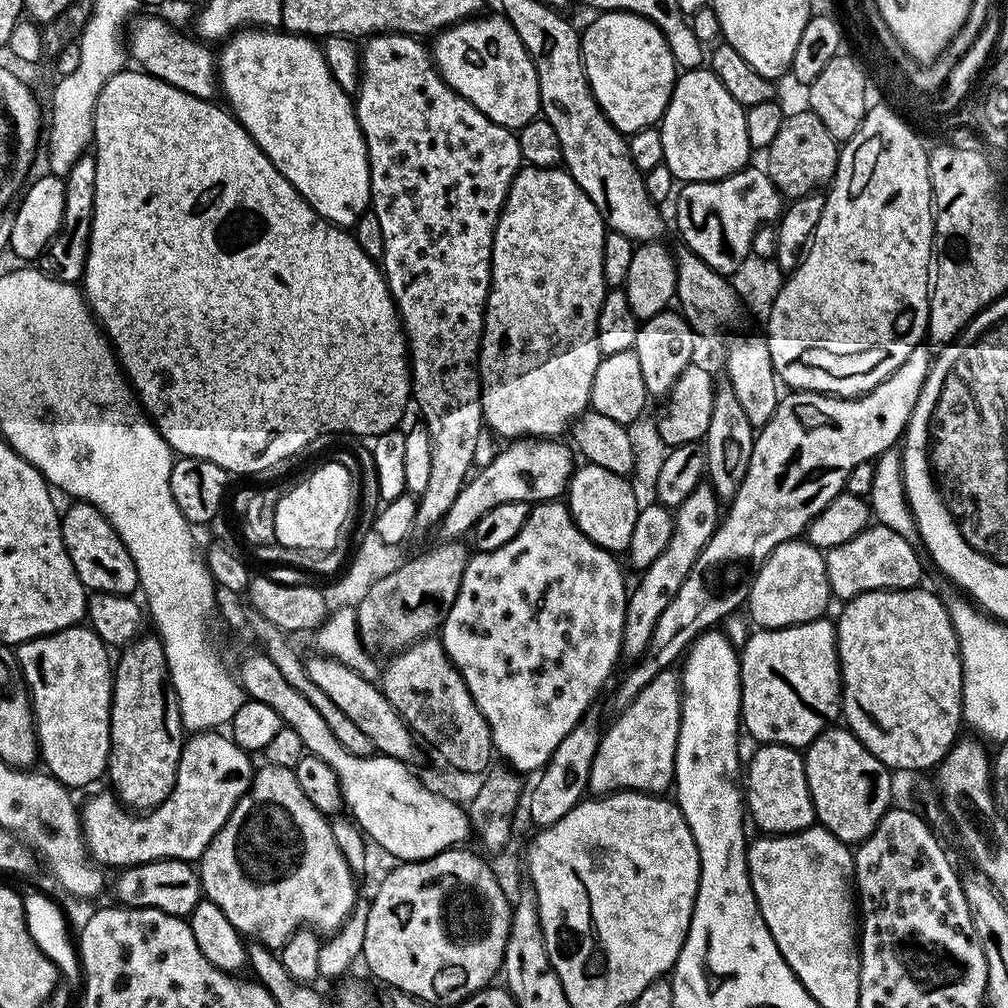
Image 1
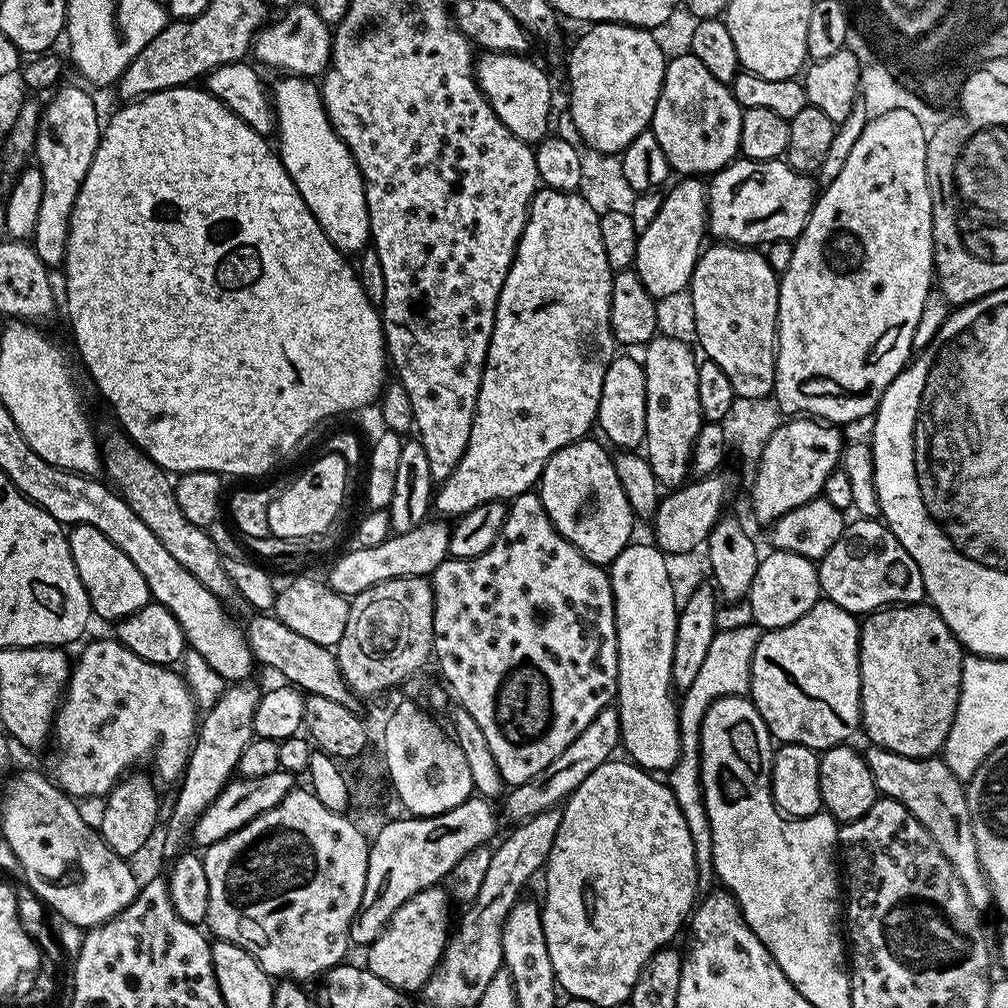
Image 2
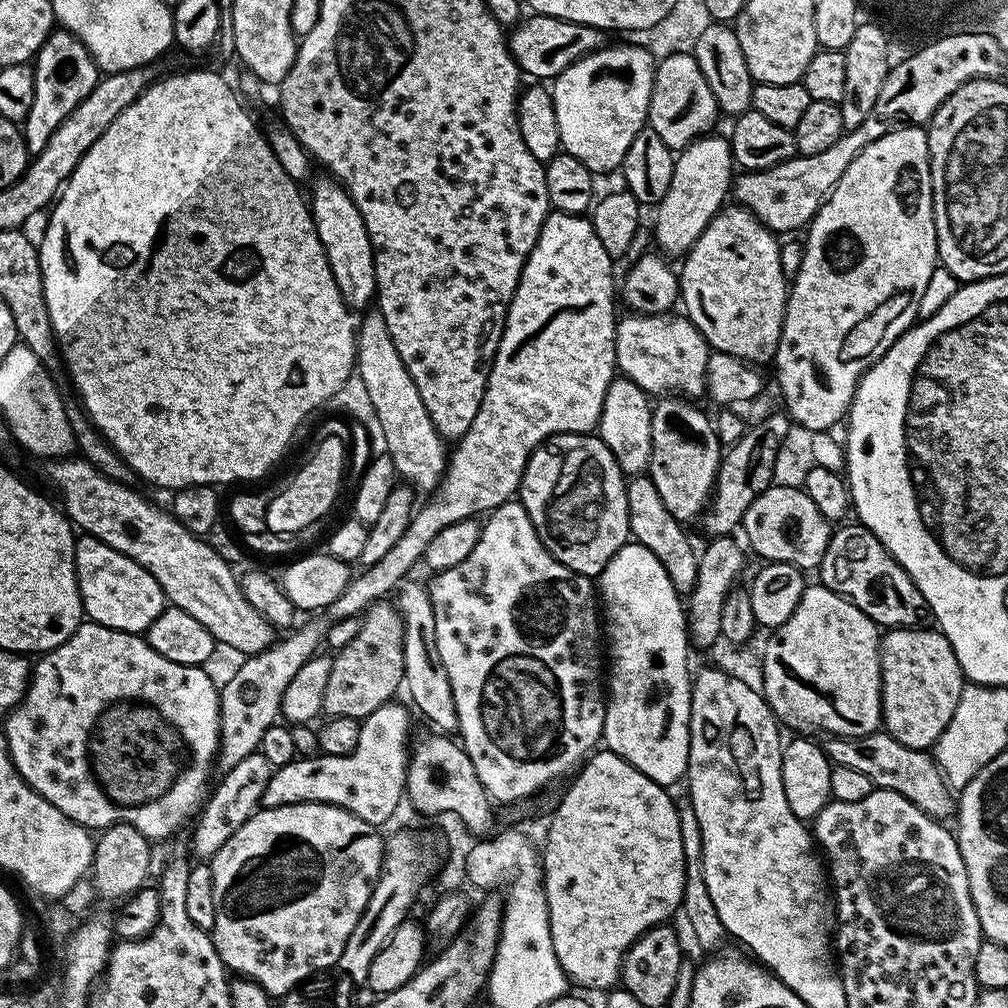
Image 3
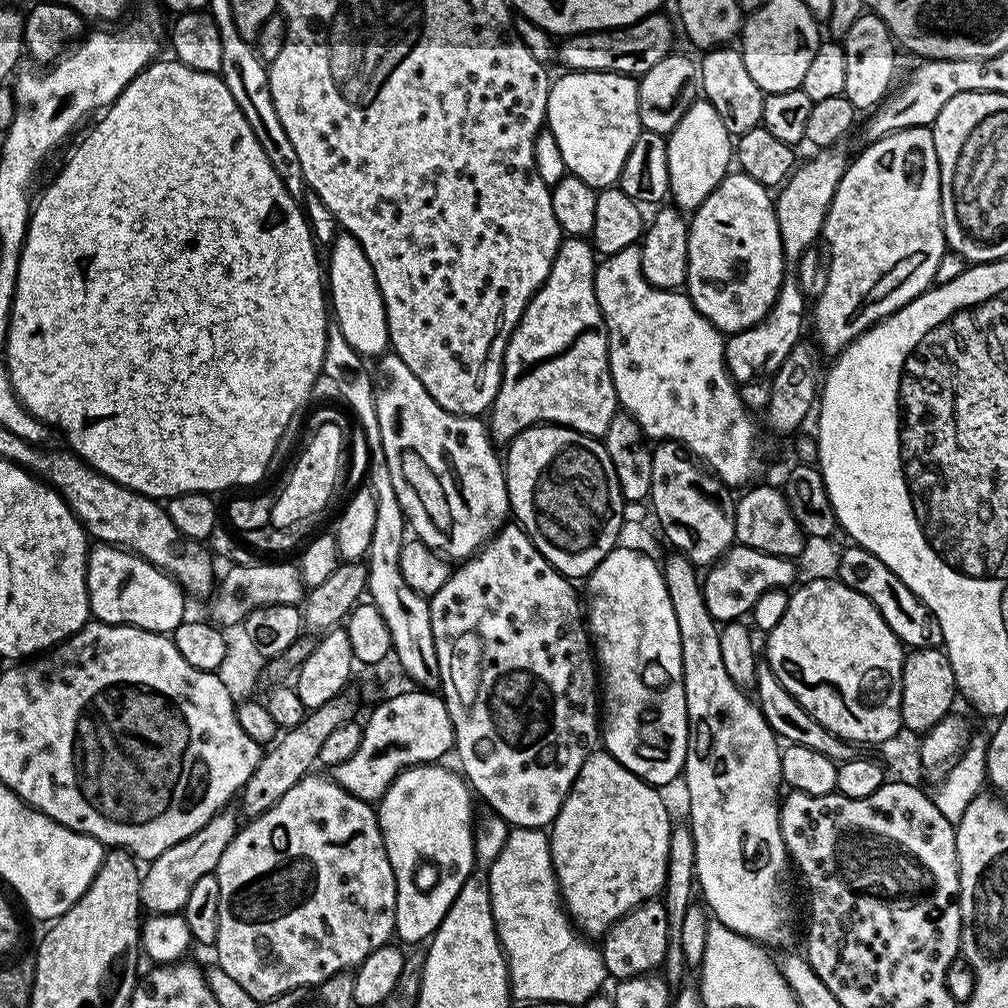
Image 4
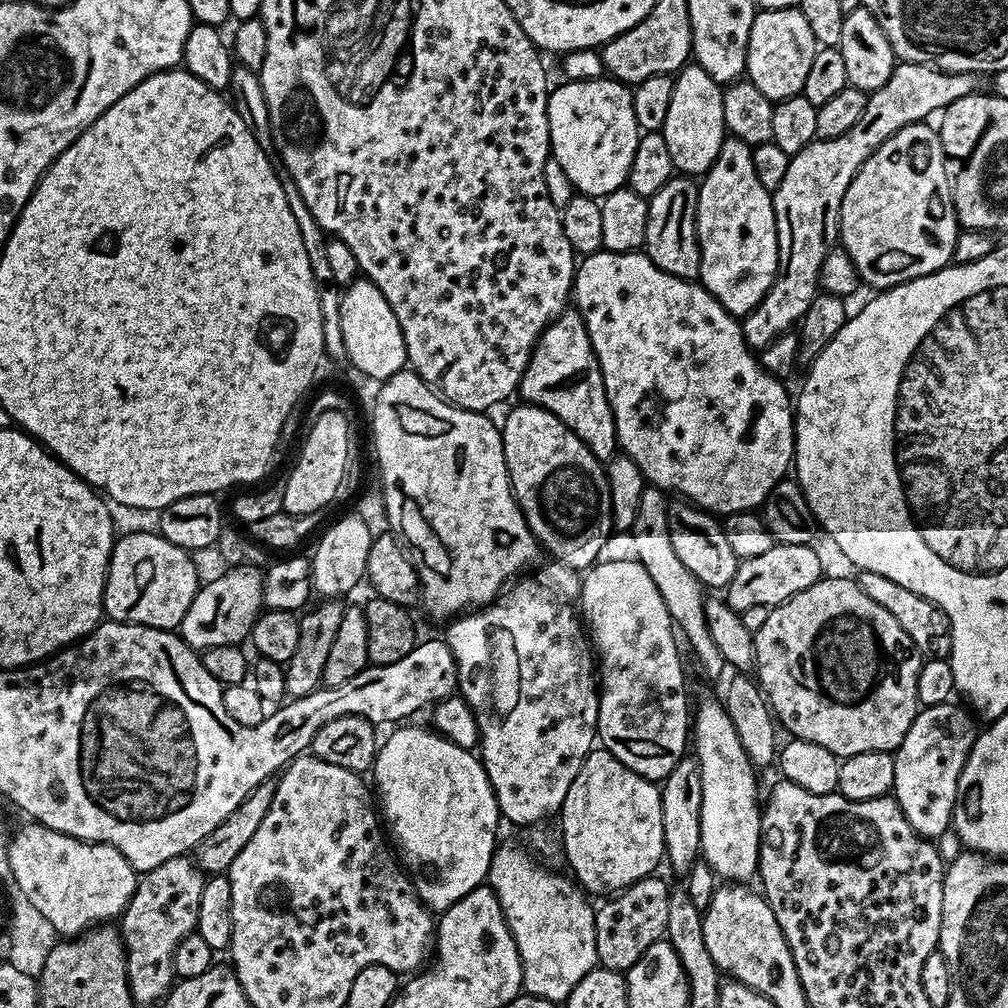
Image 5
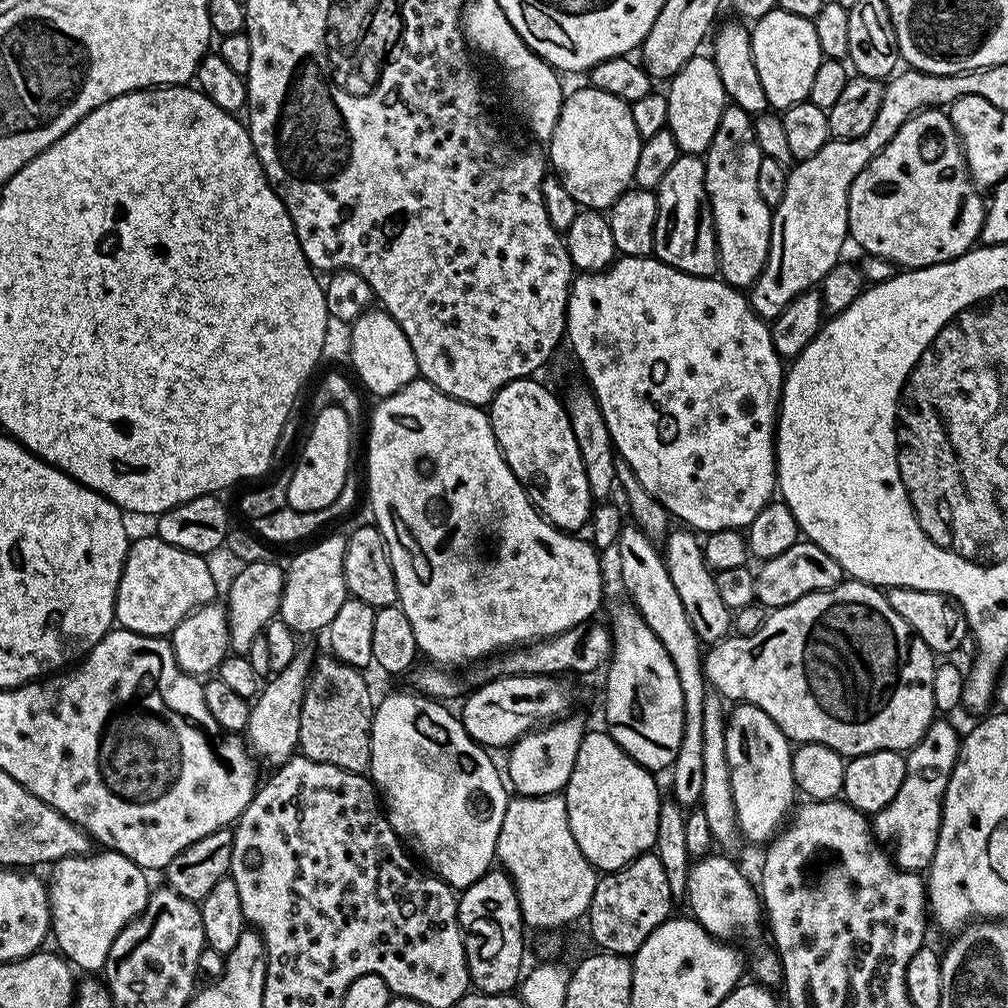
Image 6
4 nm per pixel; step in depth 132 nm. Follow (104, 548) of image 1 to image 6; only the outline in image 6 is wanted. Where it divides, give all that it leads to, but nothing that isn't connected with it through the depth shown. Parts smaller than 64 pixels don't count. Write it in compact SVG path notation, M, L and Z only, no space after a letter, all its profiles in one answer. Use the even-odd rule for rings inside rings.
M149 534L144 536L141 540L133 539L128 546L128 557L124 563L124 569L122 570L122 578L118 582L118 590L116 591L116 618L115 623L119 627L130 630L131 632L137 632L143 636L162 636L165 638L171 637L172 632L178 626L178 622L182 622L182 618L186 618L193 612L195 608L199 608L201 604L211 604L217 599L216 597L216 580L212 577L212 568L207 564L205 557L198 552L187 552L182 550L178 546L170 546L170 542L162 542L160 537L155 534Z

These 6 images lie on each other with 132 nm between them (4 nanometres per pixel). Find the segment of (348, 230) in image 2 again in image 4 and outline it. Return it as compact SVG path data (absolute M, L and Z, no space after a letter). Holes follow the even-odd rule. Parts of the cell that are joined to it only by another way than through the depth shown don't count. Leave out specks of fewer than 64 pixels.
M347 234L337 235L327 252L326 290L330 295L330 310L334 315L334 323L341 328L342 334L354 351L359 352L364 358L369 358L369 356L373 356L373 358L379 357L389 347L388 319L386 318L384 299L380 293L380 287L374 278L374 266L370 266L370 258L366 258L366 250L362 250L358 238Z

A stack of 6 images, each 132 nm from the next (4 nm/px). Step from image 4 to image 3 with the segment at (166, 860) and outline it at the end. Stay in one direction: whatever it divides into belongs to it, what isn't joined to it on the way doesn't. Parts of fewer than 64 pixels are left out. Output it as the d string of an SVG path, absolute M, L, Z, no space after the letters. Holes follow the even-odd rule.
M259 750L251 752L238 766L227 769L220 781L207 793L199 809L196 829L192 832L192 848L196 857L202 860L215 856L217 850L226 846L226 842L260 808L260 799L266 792L266 786L273 774L273 767Z

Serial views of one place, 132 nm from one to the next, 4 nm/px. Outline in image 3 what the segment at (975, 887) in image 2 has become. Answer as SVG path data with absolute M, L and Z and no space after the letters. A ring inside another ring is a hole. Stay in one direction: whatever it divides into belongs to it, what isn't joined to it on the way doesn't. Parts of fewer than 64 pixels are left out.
M883 730L865 736L829 735L825 740L828 741L823 741L822 747L835 767L850 766L859 770L861 774L866 774L866 778L870 778L873 786L894 790L902 794L902 798L910 798L910 802L914 802L918 810L930 814L936 820L944 822L955 817L958 800L936 763L935 755L919 748L902 746L902 742L898 742L889 732Z

